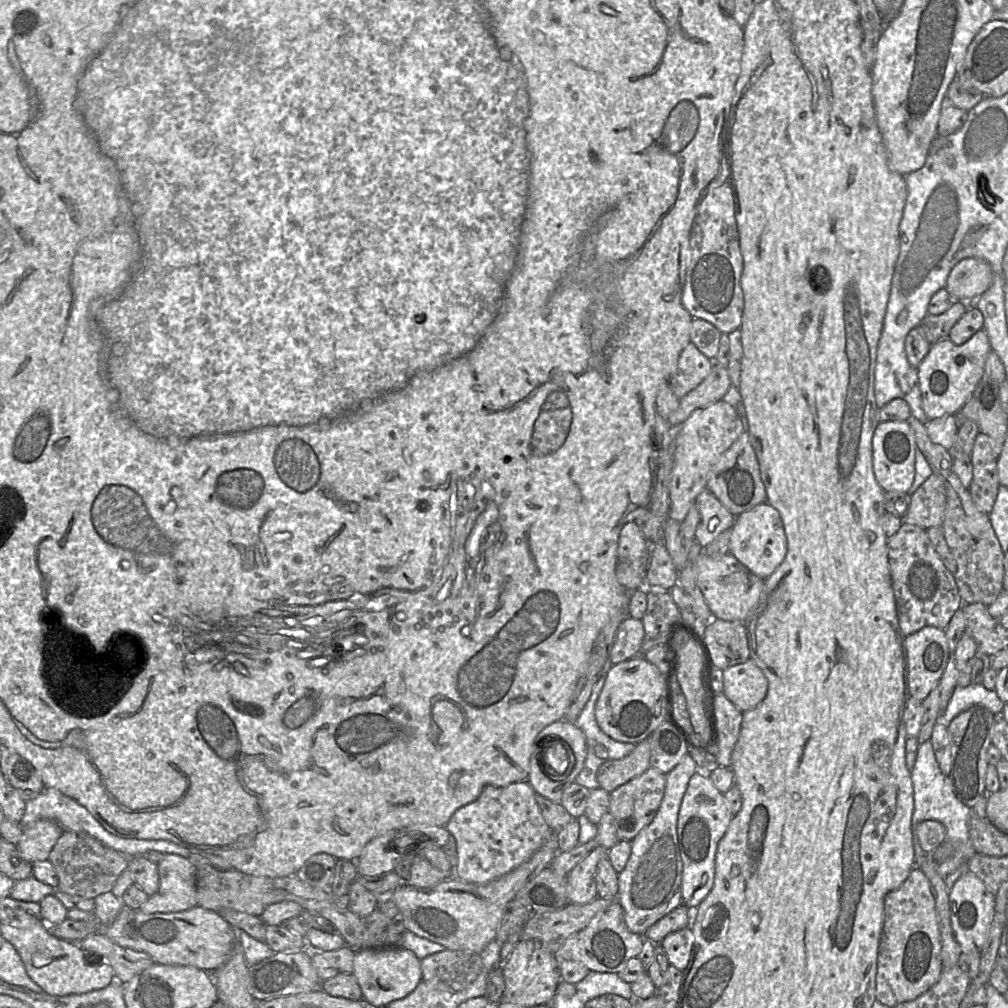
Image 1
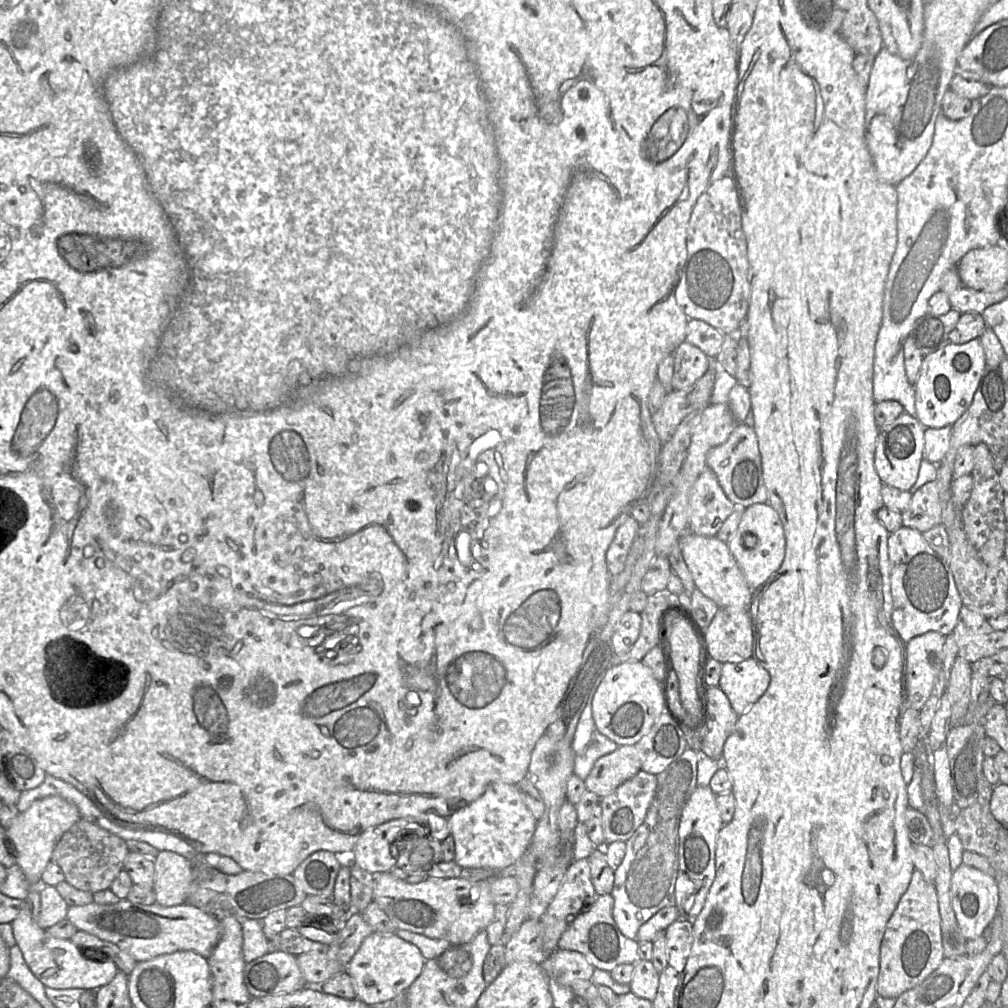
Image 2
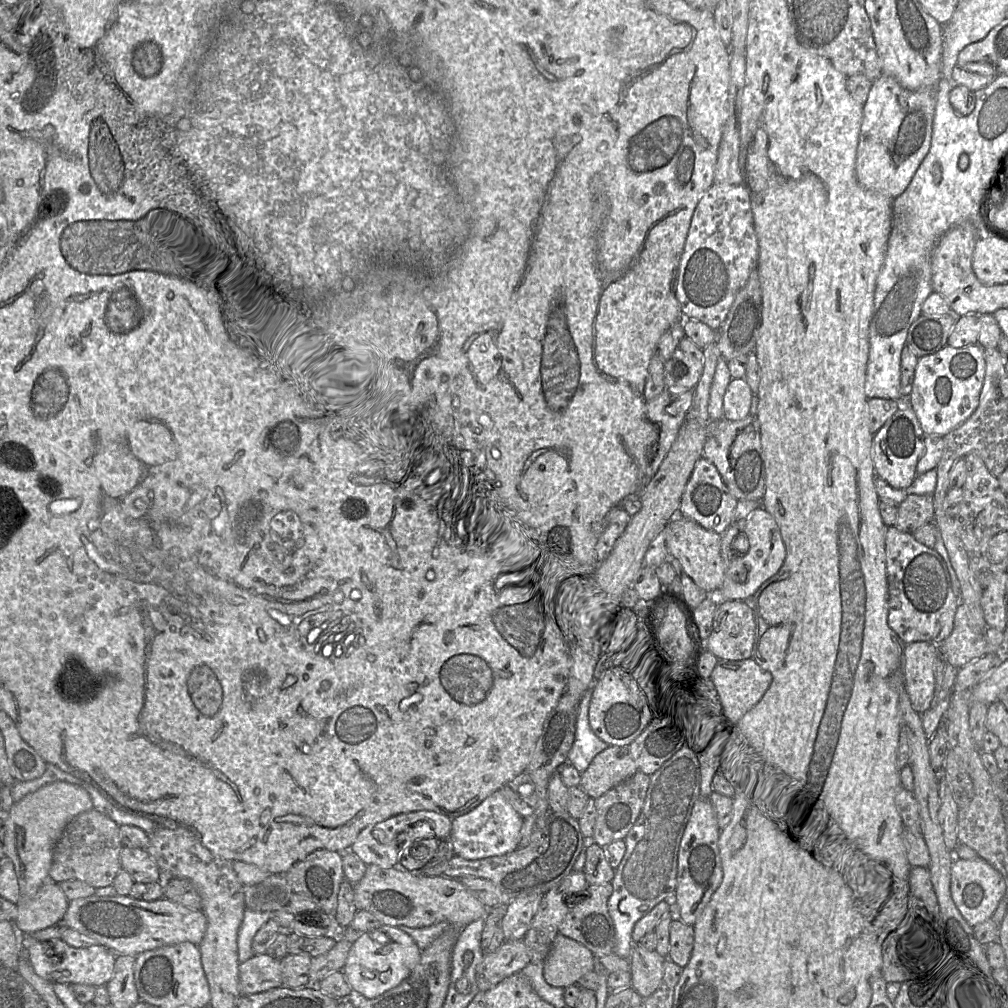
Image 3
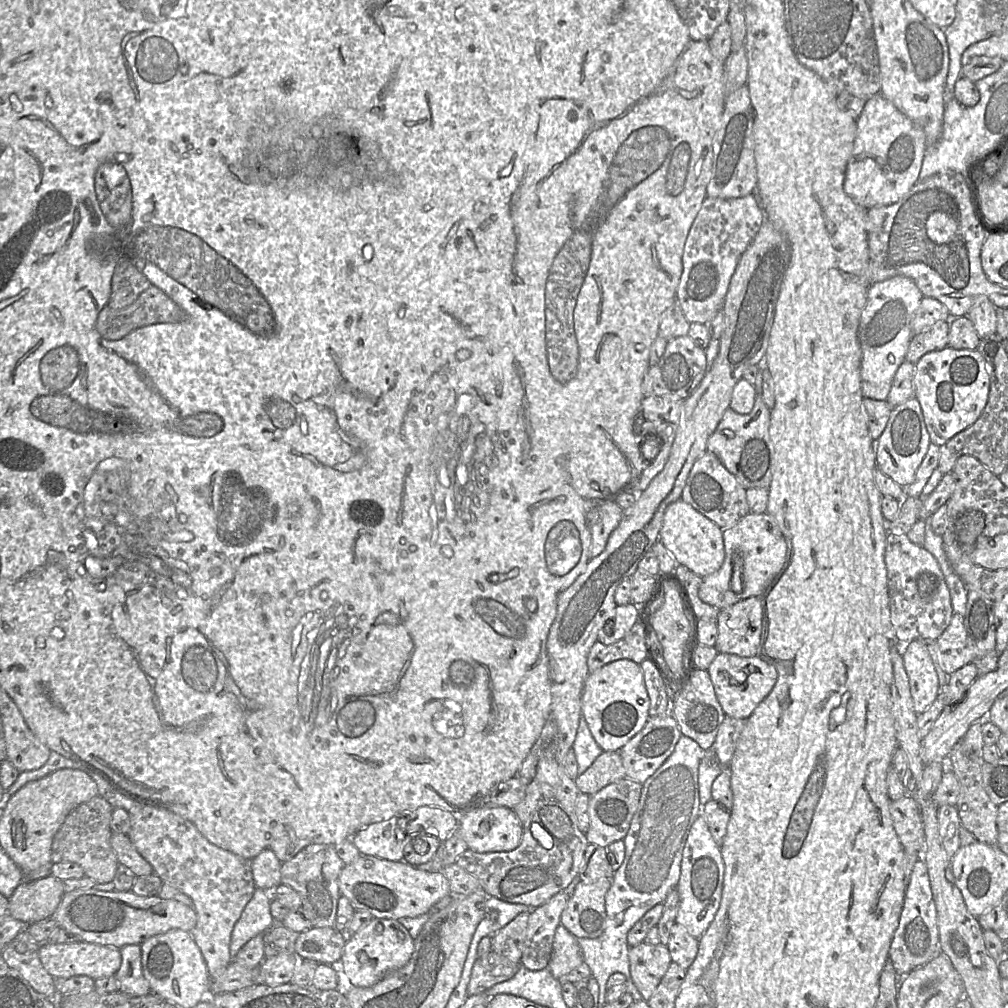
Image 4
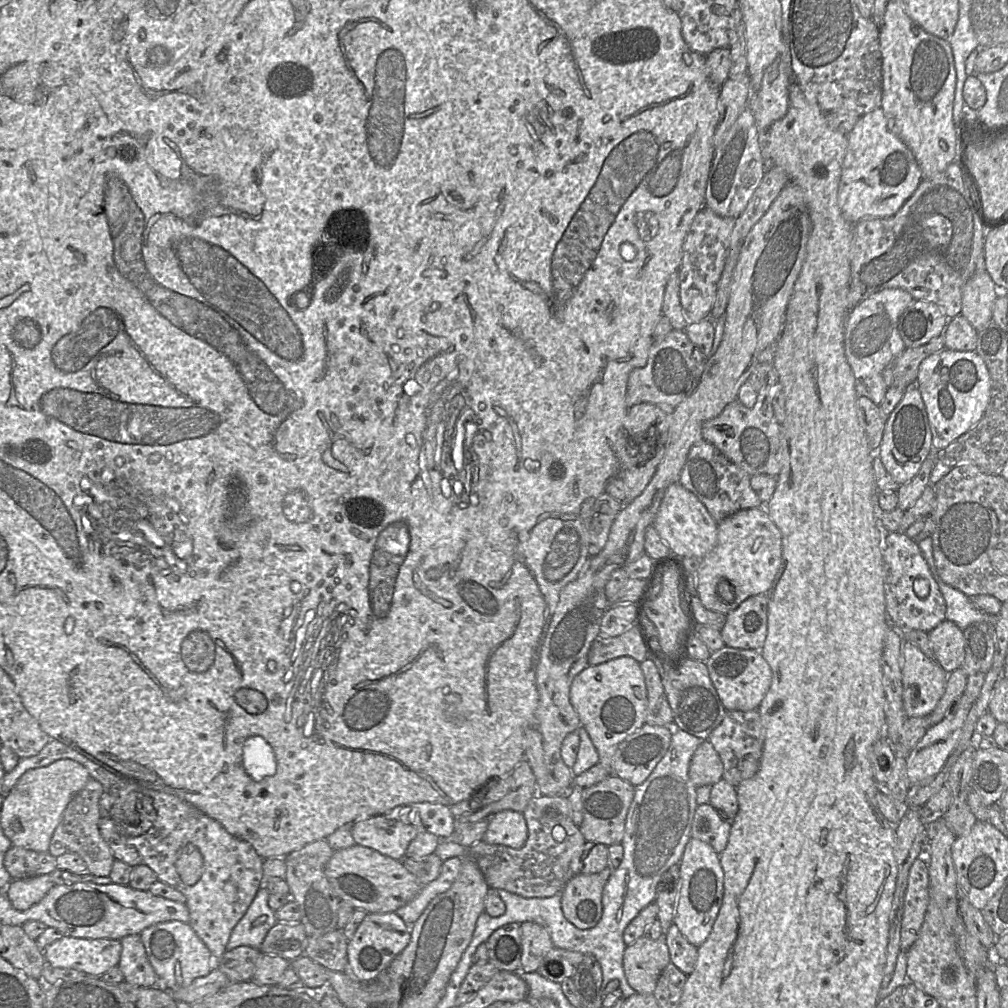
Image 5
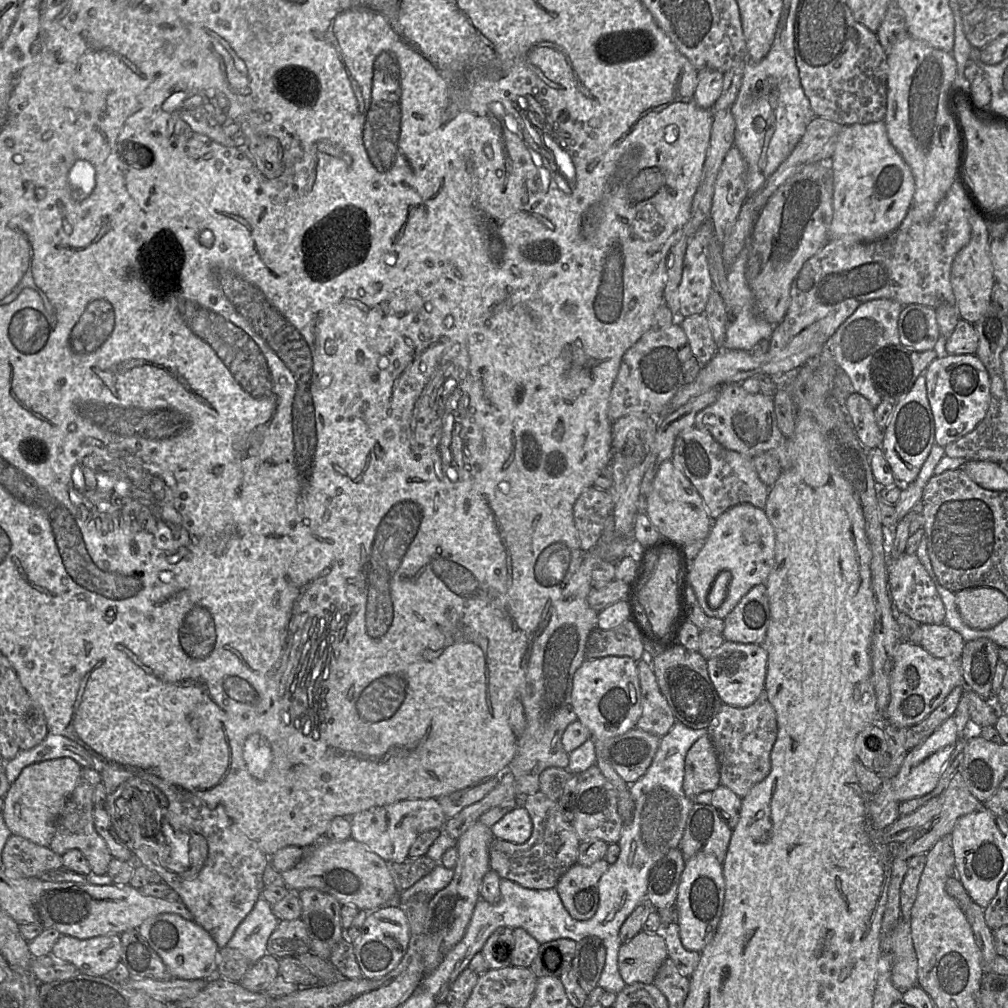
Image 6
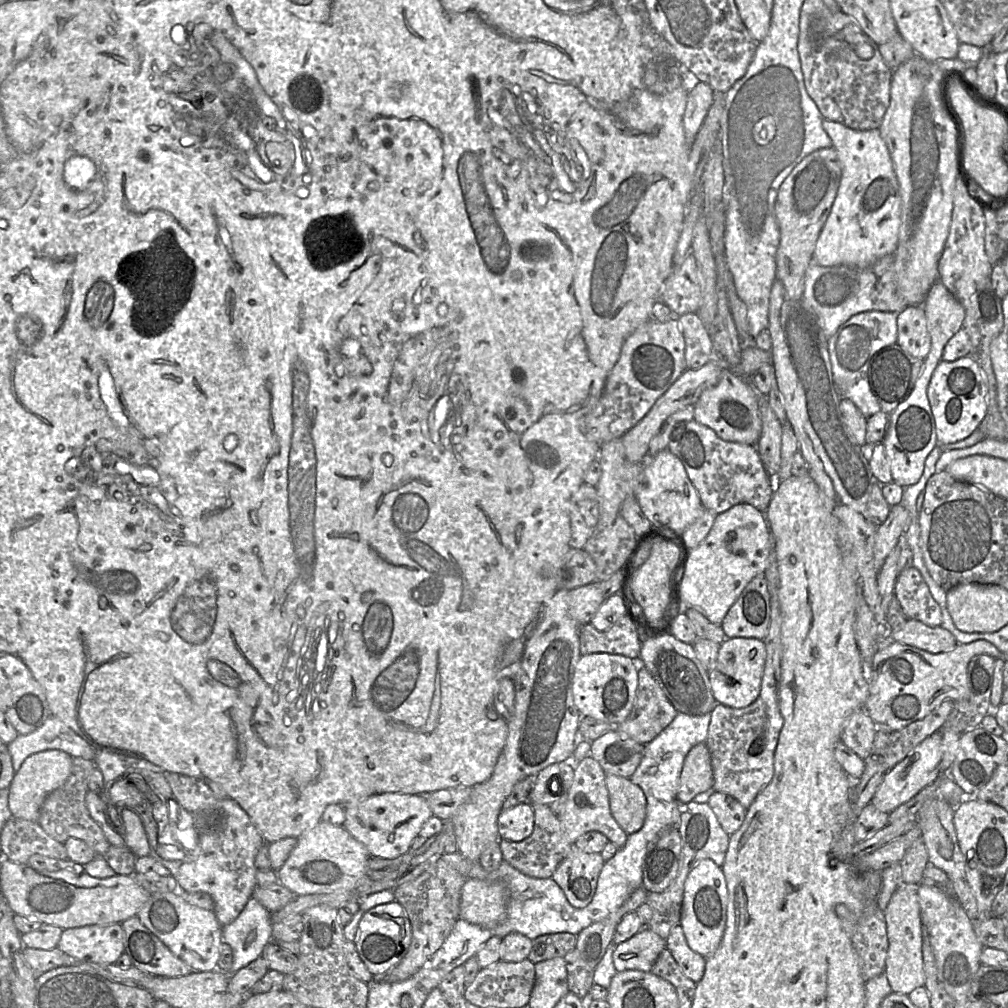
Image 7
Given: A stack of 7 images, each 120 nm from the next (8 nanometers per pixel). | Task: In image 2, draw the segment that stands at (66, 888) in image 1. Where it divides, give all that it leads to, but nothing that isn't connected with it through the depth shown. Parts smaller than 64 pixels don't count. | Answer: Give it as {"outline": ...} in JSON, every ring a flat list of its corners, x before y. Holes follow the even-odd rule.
{"outline":[[80,819,61,837,52,853,51,862,63,870,64,881,79,890,94,894,111,886,122,871,128,853,125,840,95,823]]}

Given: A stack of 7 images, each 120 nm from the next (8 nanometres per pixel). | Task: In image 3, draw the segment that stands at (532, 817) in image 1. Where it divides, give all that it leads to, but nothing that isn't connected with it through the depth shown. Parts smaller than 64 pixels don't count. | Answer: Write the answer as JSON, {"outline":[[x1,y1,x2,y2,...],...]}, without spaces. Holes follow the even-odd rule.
{"outline":[[497,790,468,813,453,818,450,839,454,854,466,860,508,854,519,845,522,825,523,817,516,812,502,792]]}

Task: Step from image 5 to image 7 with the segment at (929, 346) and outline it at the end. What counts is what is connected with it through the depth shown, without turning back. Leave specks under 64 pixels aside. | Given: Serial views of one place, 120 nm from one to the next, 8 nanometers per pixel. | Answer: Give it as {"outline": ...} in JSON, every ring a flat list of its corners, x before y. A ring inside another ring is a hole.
{"outline":[[892,344,878,350,872,357,868,368,870,389,881,406,881,411,890,415,912,392,924,366,924,360,916,358,899,344]]}

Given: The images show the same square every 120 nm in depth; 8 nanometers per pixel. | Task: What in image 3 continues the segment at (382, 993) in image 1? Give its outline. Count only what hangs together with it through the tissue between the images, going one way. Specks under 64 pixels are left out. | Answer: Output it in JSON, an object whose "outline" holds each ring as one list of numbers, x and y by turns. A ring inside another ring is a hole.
{"outline":[[381,925,359,935,349,950,342,971,360,999,373,999,405,980,419,963,421,952,410,935,396,926]]}

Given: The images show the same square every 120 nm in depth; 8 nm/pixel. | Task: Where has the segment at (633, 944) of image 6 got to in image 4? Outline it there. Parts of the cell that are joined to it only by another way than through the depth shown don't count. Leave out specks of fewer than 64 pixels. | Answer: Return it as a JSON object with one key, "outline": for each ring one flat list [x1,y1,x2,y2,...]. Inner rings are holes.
{"outline":[[642,942,629,948,628,957,632,981,641,994,642,999,647,1001,655,992,661,979,666,974,670,964,672,963,669,950,667,946,661,943,650,945]]}

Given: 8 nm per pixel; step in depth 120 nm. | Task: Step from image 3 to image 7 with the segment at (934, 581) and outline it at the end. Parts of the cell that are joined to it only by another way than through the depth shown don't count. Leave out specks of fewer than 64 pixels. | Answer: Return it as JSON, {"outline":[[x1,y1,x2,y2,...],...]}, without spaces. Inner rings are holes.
{"outline":[[914,566,897,576,894,596,909,619,937,627,942,624,942,611,920,571]]}

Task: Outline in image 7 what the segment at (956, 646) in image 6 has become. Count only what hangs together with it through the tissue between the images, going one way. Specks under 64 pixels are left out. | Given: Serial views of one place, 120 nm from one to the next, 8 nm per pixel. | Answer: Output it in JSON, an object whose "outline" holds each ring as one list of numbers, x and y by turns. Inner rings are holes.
{"outline":[[908,619,901,629,886,633,884,643,888,641,896,641,931,653,948,652,958,644,955,636,942,626,931,627,914,619]]}

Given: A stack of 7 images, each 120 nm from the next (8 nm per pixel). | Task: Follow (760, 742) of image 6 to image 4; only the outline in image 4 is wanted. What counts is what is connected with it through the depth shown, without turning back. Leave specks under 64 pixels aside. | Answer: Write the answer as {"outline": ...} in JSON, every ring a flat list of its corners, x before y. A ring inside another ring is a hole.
{"outline":[[725,716,719,727,716,739,710,751,713,758,722,766,722,771,728,771,737,741,744,729,746,720]]}

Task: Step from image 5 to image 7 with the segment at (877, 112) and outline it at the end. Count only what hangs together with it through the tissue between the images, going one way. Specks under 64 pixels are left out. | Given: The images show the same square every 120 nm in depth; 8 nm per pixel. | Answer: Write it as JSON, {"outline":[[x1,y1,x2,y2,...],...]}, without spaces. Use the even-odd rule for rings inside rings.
{"outline":[[823,119,822,127,832,140,842,174,835,200,817,239,812,260,821,266,848,264,867,267,881,257,893,254,898,242,901,199,890,153,879,129,858,131,827,119]]}

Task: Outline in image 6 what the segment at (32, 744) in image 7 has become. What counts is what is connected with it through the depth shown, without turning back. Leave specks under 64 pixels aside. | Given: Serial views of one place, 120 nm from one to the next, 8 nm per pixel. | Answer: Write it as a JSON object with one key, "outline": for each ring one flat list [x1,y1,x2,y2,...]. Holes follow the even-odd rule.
{"outline":[[49,733,40,744,32,749,20,749,13,759,4,763,6,778,11,784,26,766,63,757,72,758,82,768,91,768,98,773,106,767,105,763,92,756,78,743,62,735]]}

